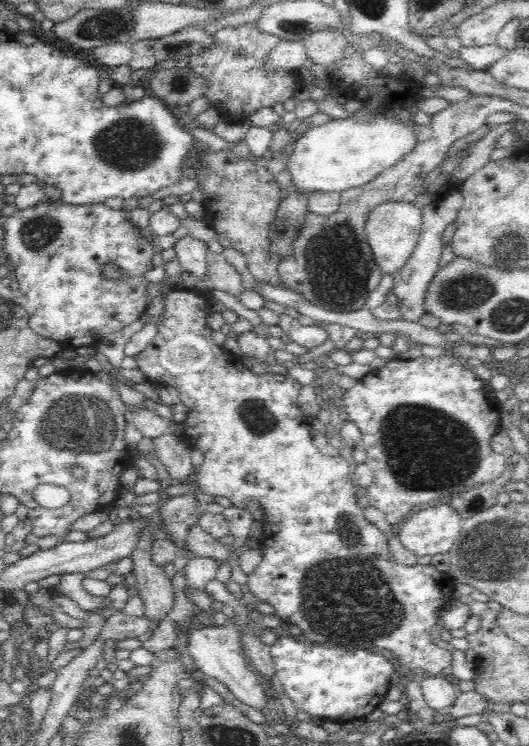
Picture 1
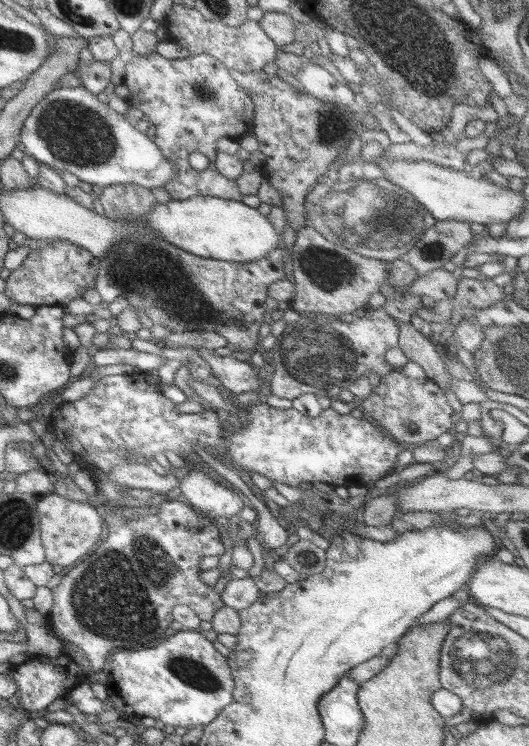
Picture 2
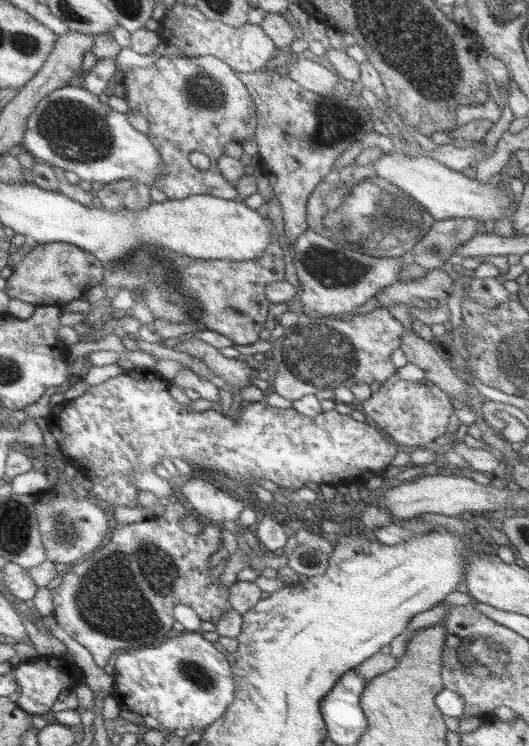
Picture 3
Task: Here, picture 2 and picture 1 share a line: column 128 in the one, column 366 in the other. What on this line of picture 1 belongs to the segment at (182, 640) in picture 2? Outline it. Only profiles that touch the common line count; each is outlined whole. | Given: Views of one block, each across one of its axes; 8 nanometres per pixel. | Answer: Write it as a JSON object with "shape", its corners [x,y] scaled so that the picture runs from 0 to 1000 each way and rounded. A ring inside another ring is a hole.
{"shape":[[[544,850],[529,851],[527,857],[509,869],[526,912],[533,916],[537,930],[556,941],[567,954],[624,968],[665,969],[690,965],[694,957],[711,952],[733,930],[733,917],[743,905],[760,901],[728,879],[707,873],[686,870],[650,870],[633,865],[603,865],[601,862],[563,861]]]}

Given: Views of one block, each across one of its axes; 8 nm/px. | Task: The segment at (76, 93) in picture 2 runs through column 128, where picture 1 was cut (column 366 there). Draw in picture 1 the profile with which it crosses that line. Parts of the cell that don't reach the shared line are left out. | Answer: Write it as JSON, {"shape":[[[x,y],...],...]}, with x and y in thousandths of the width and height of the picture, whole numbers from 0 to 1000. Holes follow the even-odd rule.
{"shape":[[[722,150],[715,153],[707,164],[682,164],[665,158],[620,160],[616,164],[588,168],[571,176],[571,182],[554,188],[544,198],[544,223],[541,229],[552,240],[552,245],[563,251],[565,256],[590,257],[639,257],[690,249],[696,244],[709,241],[726,228],[737,227],[749,217],[764,213],[783,201],[783,196],[792,192],[784,178],[786,166],[771,169],[756,161],[737,161]]]}

